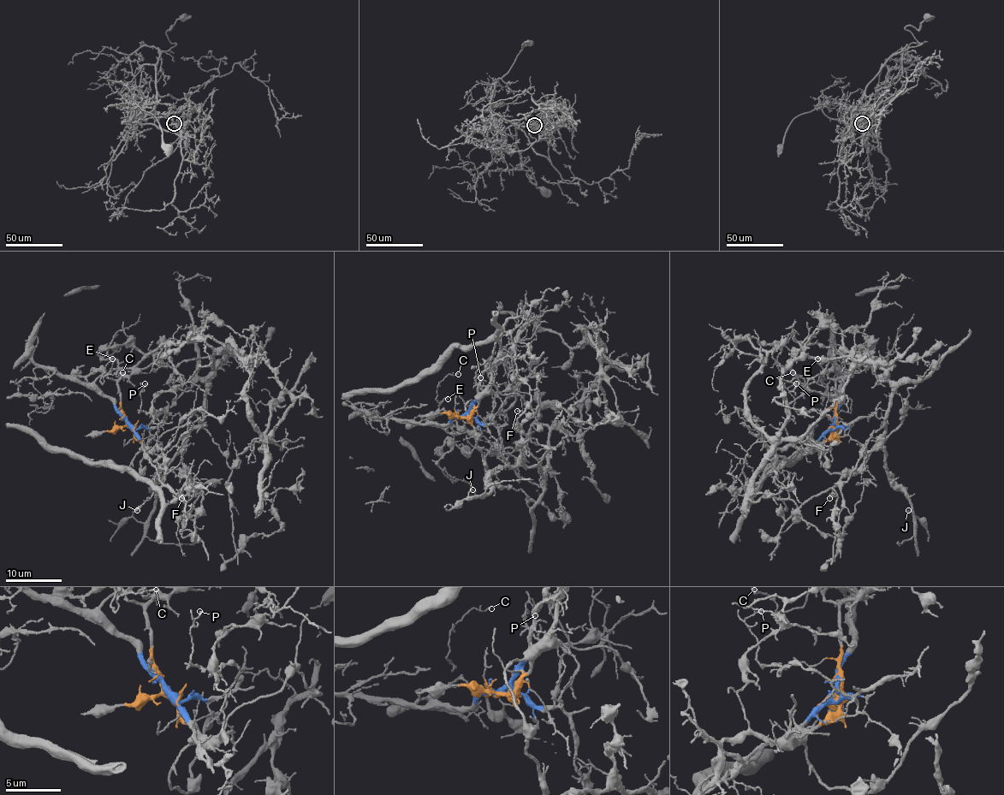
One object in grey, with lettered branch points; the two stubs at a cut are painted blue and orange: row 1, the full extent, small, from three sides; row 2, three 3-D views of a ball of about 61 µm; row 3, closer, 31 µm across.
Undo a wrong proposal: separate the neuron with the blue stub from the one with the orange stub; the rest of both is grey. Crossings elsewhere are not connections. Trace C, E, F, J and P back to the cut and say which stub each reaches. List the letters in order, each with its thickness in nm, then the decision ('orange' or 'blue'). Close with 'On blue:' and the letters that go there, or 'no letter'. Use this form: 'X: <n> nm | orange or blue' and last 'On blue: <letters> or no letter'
C: 90 nm | orange
E: 140 nm | orange
F: 110 nm | blue
J: 150 nm | blue
P: 130 nm | blue
On blue: F, J, P

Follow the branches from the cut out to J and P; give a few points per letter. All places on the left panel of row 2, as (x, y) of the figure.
J: (128, 424), (157, 428), (167, 414), (178, 414), (193, 425), (155, 482), (154, 513), (139, 522), (137, 510)
P: (128, 424), (134, 428), (155, 428), (167, 414), (139, 410), (139, 392), (145, 383)

